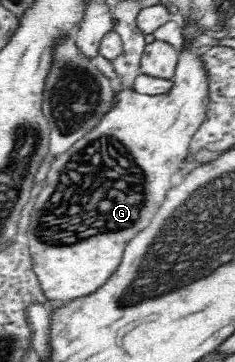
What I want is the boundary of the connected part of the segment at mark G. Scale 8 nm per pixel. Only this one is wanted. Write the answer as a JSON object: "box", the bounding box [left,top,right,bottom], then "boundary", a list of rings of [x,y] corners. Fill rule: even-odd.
{"box":[27,49,209,302],"boundary":[[[185,49],[171,90],[157,96],[142,95],[114,82],[109,112],[93,126],[95,130],[51,164],[27,226],[32,269],[51,302],[67,302],[95,292],[121,264],[127,242],[151,224],[171,188],[171,176],[188,159],[192,138],[205,120],[209,91],[203,66],[199,55]],[[111,142],[115,142],[115,158],[111,158]]]}

